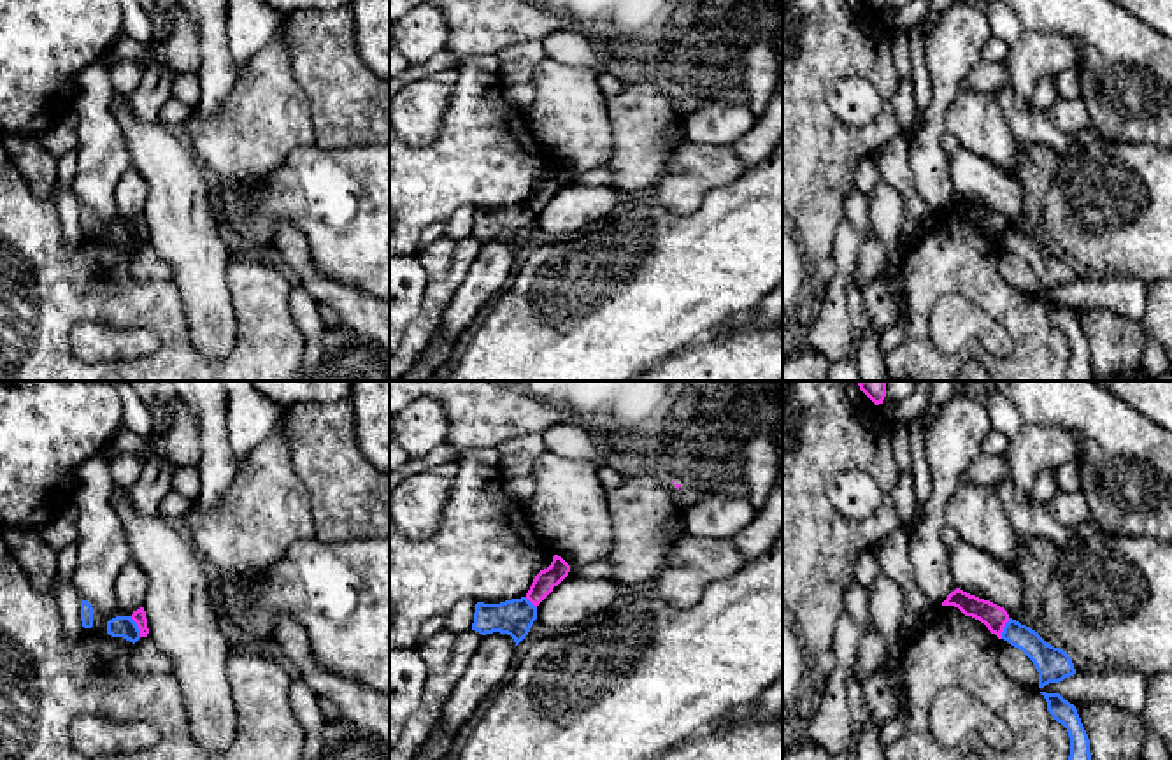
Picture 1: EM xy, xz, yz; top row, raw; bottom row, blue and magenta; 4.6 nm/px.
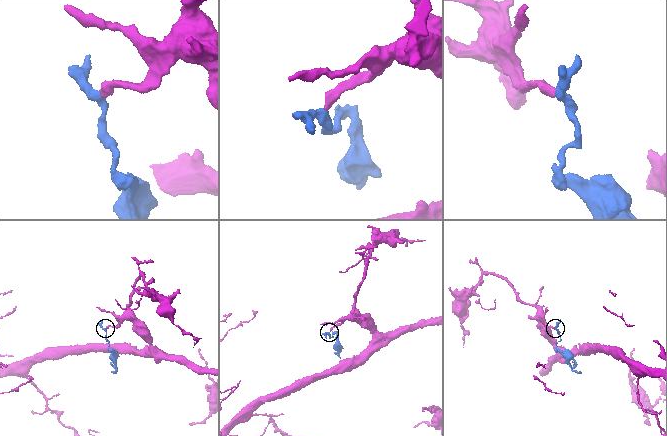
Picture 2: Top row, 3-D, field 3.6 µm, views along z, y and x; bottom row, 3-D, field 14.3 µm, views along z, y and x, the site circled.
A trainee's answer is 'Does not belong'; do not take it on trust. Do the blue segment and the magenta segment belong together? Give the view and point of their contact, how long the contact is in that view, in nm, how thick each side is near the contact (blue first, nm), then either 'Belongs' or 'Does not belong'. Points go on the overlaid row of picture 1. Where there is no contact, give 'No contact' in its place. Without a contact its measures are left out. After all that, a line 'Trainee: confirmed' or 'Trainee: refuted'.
Touches blue at xy (137, 627). Shared border 110 nm. Thickness 100 nm (blue) against 60 nm. Does not belong
Trainee: confirmed

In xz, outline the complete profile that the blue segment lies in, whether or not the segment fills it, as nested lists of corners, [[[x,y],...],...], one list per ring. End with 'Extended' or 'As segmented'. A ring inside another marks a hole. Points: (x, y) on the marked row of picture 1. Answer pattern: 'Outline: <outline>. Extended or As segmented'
Outline: [[[526,599],[500,604],[475,604],[472,630],[481,635],[500,632],[514,639],[516,646],[528,635],[537,620],[537,607]]]. As segmented

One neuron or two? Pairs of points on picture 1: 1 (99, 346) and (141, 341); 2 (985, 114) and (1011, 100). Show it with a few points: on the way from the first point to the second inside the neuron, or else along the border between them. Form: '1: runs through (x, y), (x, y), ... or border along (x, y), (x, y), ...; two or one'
1: runs through (109, 343), (130, 343); one
2: border along (993, 93), (1007, 127), (1018, 141); two

